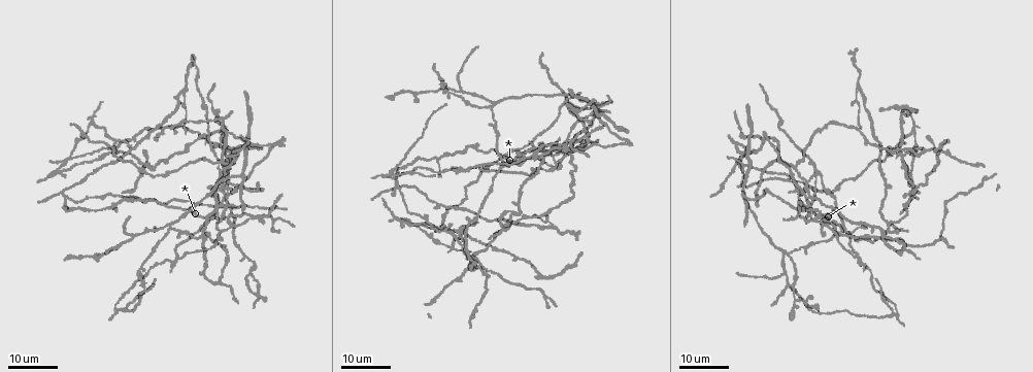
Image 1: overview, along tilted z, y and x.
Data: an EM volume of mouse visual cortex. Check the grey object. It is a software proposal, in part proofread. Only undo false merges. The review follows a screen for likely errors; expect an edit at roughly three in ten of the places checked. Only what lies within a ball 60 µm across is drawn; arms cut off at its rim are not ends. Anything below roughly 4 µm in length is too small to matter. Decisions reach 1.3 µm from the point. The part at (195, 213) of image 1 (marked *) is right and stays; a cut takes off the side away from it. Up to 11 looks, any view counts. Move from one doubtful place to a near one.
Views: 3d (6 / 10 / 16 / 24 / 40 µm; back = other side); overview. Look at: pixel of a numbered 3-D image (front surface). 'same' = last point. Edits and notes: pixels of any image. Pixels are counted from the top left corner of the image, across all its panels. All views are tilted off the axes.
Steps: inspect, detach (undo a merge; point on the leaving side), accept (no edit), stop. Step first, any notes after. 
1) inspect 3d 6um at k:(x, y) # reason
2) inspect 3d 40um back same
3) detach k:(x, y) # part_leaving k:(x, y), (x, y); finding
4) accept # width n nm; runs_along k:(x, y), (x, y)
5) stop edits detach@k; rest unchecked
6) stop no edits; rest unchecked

inspect 3d 16um at 1:(743, 155) # three arms meet

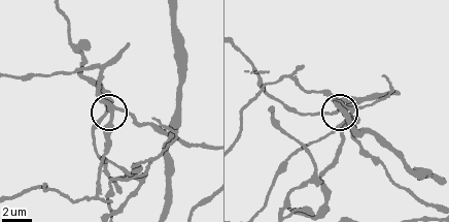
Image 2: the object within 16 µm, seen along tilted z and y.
inspect 3d 10um at 2:(111, 107)

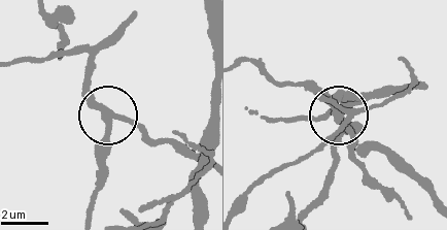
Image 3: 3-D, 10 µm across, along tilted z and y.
accept # arms 3; one neuron here

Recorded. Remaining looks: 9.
inspect 3d 16um at 1:(781, 252)

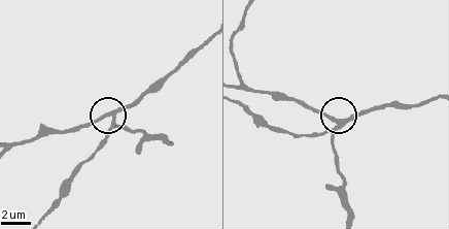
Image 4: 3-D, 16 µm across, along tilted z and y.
inspect 3d 6um at 4:(113, 111)

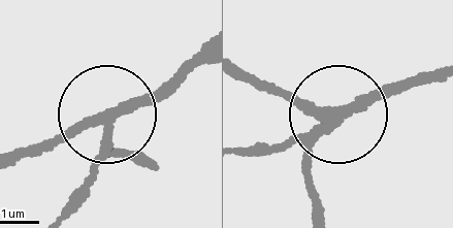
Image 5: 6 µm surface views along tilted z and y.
accept # side_arm 27 um; runs_along 5:(321, 206), (308, 149), (331, 119), (241, 66); one neuron here

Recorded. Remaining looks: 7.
inspect 3d 16um at 1:(133, 234) # three arms meet

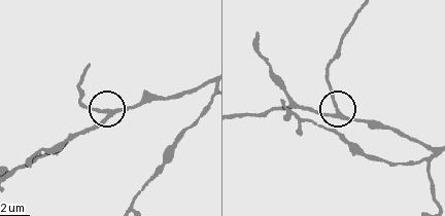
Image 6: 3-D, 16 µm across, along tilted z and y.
inspect 3d 6um at 6:(340, 110)

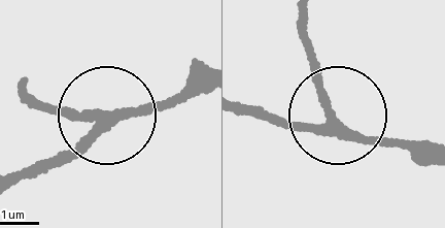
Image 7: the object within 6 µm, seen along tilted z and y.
accept # width 220 nm; one neuron here

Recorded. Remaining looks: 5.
inspect 3d 16um at 1:(146, 164) # three arms meet

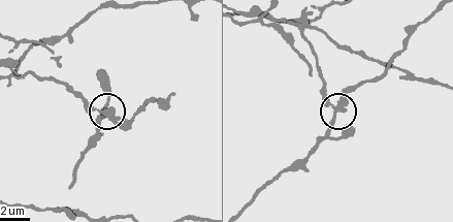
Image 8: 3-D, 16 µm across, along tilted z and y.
inspect 3d 6um at 8:(336, 108) # closer look

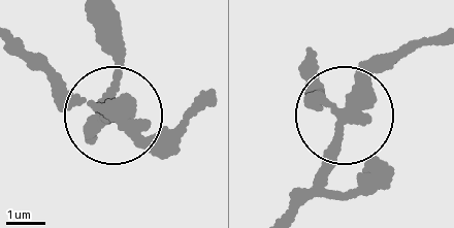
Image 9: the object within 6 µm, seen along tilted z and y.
accept # arms 3; runs_along 9:(441, 32), (357, 67), (327, 153), (297, 195); continuous, no second neuron

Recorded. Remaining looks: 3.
inspect 3d 16um at 1:(185, 93) # three-way junction

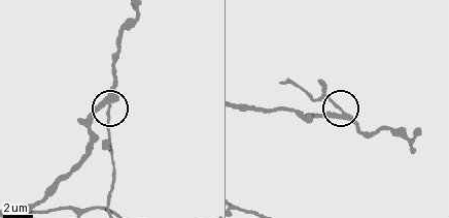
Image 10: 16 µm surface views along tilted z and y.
inspect 3d 10um at 10:(109, 104) # closer look

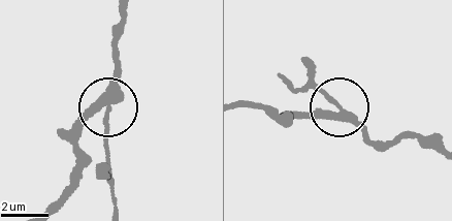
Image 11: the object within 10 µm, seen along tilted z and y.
detach 11:(105, 136) # side_arm 9 um; part_leaving 11:(341, 109), (313, 85), (293, 89), (286, 84); a second neuron is stuck on

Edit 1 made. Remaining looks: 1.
stop edits detach@11; rest unchecked

